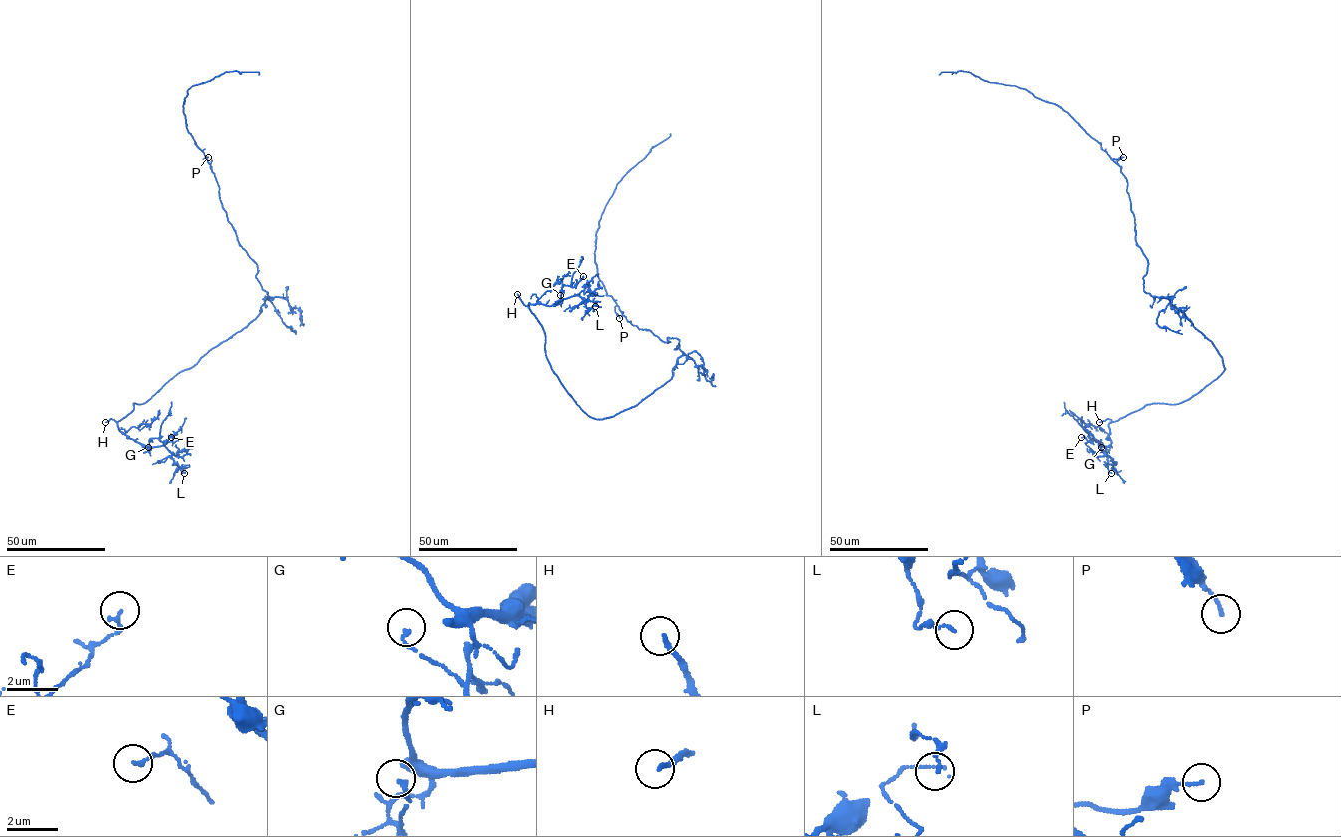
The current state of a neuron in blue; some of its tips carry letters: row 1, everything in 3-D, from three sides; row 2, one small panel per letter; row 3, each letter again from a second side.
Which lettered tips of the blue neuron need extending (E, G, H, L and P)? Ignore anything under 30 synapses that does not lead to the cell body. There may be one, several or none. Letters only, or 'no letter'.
H

